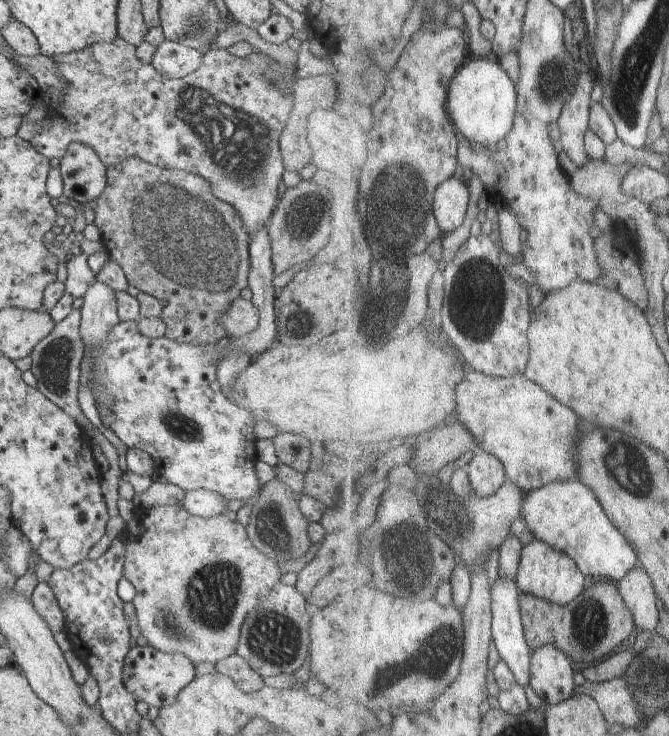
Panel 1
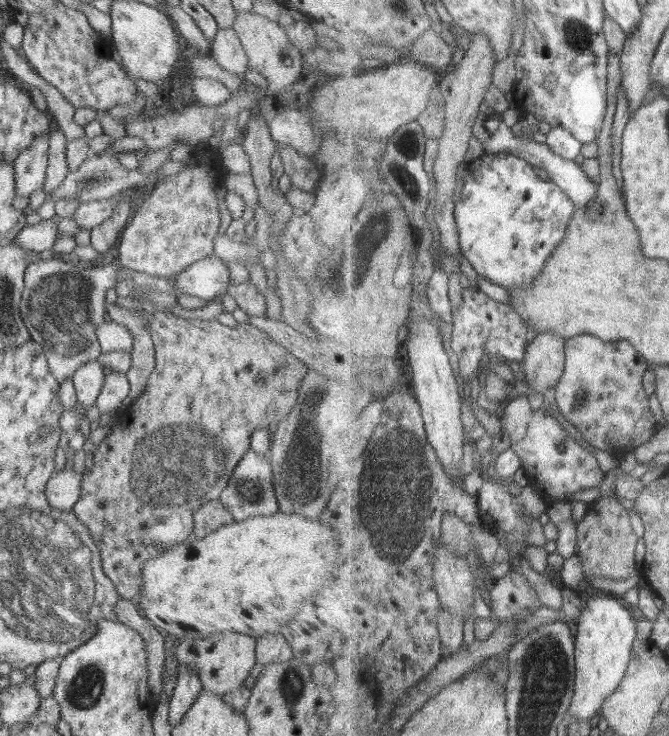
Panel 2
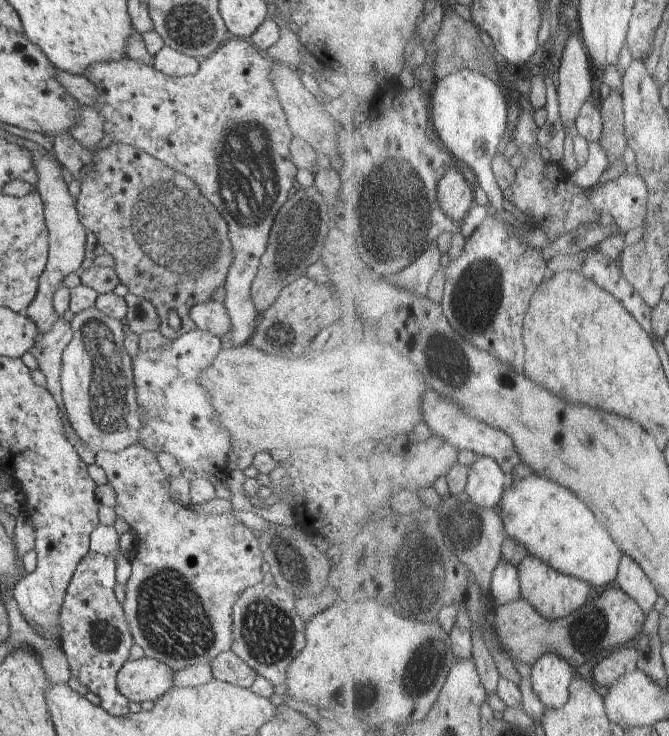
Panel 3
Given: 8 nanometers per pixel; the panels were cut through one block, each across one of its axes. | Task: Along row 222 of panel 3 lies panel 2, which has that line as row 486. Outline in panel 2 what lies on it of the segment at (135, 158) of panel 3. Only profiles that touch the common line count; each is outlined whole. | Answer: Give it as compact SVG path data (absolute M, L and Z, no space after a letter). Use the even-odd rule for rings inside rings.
M168 310L167 324L165 326L167 326L167 332L163 334L163 338L167 340L167 346L154 346L154 367L150 372L146 389L132 404L119 413L117 422L95 430L97 438L93 436L93 442L91 442L93 444L93 448L91 448L93 457L91 469L85 470L84 466L81 472L81 479L79 479L80 496L70 511L88 529L89 536L94 540L100 555L102 572L113 583L116 593L132 601L138 598L140 588L142 587L140 578L141 565L192 536L193 520L191 519L191 514L197 508L201 508L201 505L205 504L206 501L219 498L219 494L225 489L225 483L227 483L230 474L235 469L237 461L250 448L251 434L257 429L267 429L271 422L279 424L289 415L298 397L298 387L307 373L304 363L301 363L299 359L296 359L285 348L272 341L266 333L246 322L231 328L224 326L217 320L183 319L173 315ZM259 374L263 376L263 384L259 384L259 380L257 380ZM107 430L109 430L109 434L105 436ZM99 432L101 432L101 436L99 436Z

